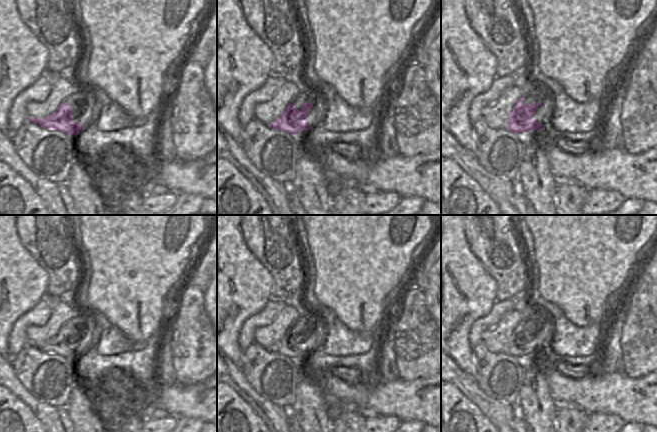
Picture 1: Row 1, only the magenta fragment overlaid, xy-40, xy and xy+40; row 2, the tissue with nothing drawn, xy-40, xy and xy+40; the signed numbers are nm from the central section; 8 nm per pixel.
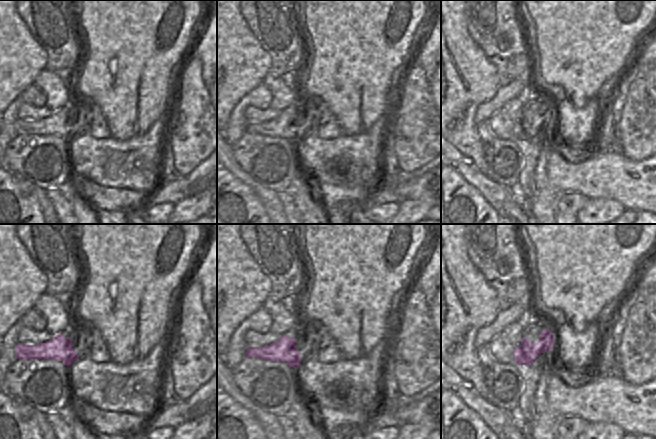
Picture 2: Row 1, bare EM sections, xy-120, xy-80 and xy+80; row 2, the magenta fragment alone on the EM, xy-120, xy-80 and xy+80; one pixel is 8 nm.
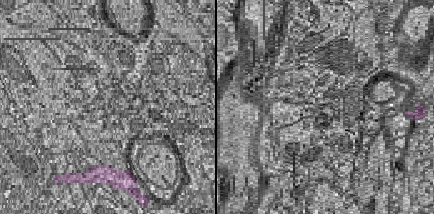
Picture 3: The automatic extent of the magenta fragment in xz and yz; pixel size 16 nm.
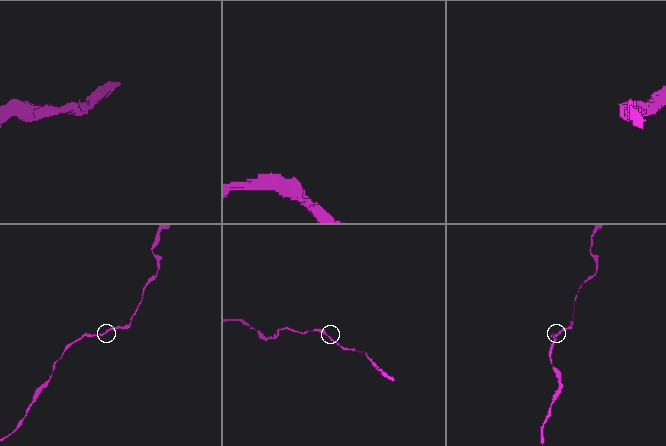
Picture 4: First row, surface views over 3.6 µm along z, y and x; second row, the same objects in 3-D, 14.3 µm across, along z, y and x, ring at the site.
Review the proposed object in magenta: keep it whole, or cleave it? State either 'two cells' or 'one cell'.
one cell

